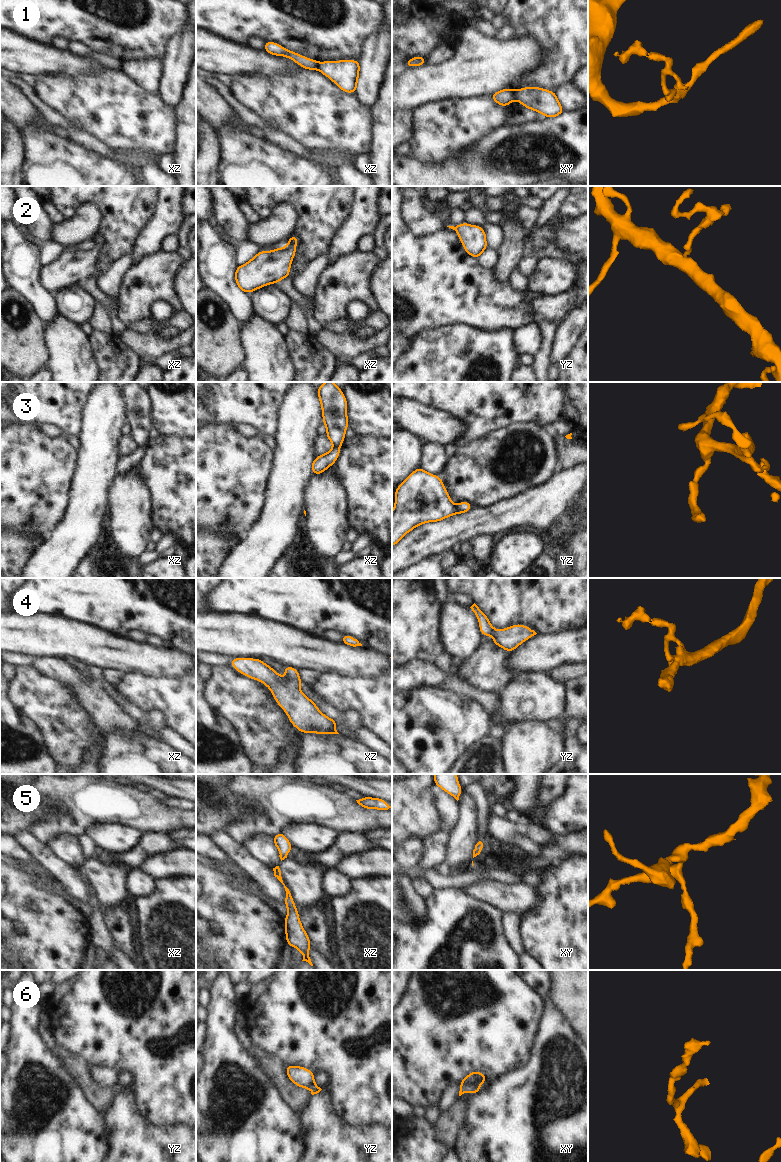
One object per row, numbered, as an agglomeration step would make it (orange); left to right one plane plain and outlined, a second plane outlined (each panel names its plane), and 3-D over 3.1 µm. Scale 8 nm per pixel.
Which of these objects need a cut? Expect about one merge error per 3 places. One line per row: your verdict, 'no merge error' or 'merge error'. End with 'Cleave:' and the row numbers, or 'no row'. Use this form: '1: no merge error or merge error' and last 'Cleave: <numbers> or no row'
1: merge error
2: no merge error
3: no merge error
4: no merge error
5: no merge error
6: merge error
Cleave: 1, 6

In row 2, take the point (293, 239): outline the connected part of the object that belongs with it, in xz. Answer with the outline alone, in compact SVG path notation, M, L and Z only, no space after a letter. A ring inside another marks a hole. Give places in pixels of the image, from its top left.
M291 235L286 247L258 252L250 261L237 266L235 282L239 289L249 294L269 284L276 284L290 275L290 267L298 237Z

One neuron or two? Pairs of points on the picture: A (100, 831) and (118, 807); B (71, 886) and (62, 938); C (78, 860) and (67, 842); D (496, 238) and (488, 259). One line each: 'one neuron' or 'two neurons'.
A: two neurons
B: two neurons
C: one neuron
D: two neurons

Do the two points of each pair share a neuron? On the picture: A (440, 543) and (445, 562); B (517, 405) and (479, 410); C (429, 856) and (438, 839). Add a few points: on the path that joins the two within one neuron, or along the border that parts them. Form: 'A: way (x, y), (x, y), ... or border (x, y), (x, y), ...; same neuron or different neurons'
A: border (456, 548), (445, 550), (421, 560); different neurons
B: way (508, 397), (492, 397), (488, 401); same neuron
C: way (433, 852), (436, 843); same neuron

